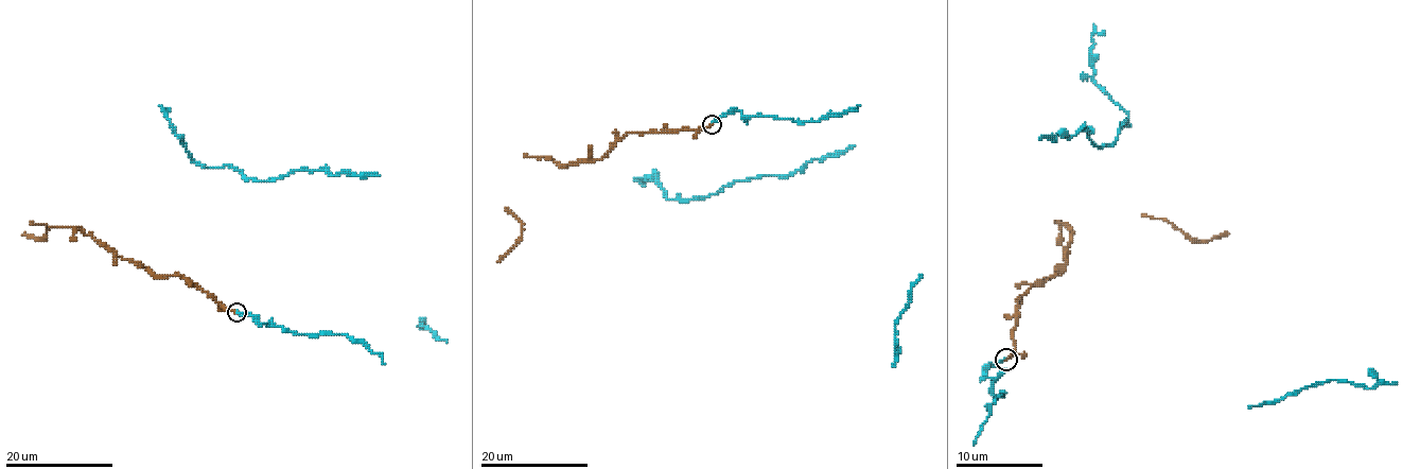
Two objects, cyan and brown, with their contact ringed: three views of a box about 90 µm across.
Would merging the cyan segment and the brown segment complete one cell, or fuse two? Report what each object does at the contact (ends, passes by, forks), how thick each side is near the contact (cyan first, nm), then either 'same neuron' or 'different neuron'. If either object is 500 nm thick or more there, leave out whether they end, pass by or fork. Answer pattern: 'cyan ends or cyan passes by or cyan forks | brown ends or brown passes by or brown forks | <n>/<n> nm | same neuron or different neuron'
cyan ends | brown ends | 220/170 nm | same neuron

